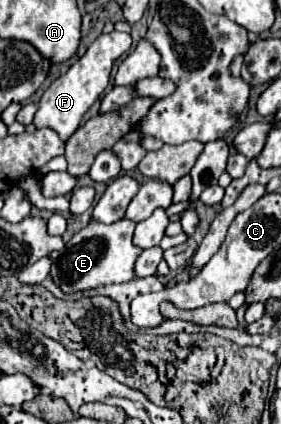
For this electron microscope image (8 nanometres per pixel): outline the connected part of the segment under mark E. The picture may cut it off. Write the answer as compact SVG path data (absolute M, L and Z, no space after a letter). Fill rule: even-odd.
M120 219L116 223L104 225L98 221L90 221L84 229L80 229L62 251L54 251L52 257L52 279L54 283L66 291L84 291L84 289L94 289L100 285L108 285L108 283L124 283L134 279L134 263L138 259L138 255L142 253L140 247L136 247L132 243L132 235L134 235L134 227L136 223L132 223L130 219Z

